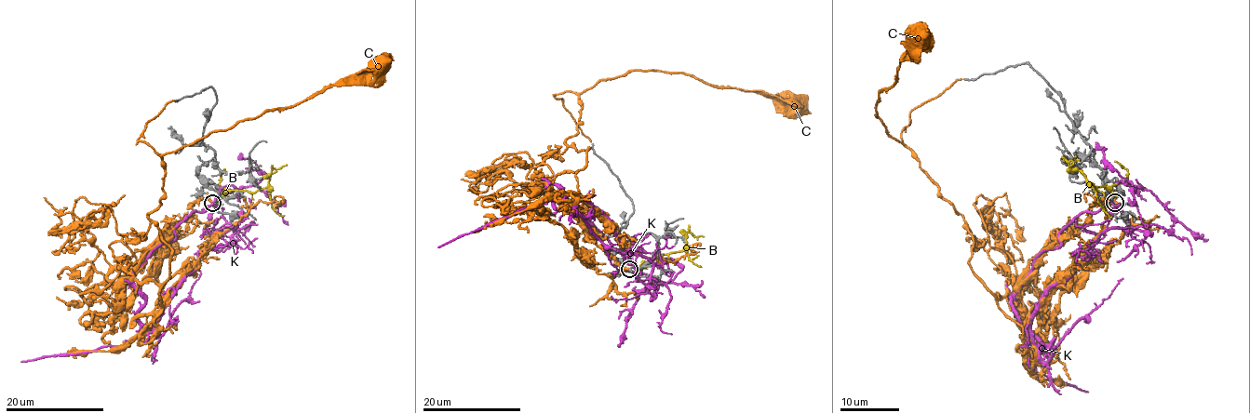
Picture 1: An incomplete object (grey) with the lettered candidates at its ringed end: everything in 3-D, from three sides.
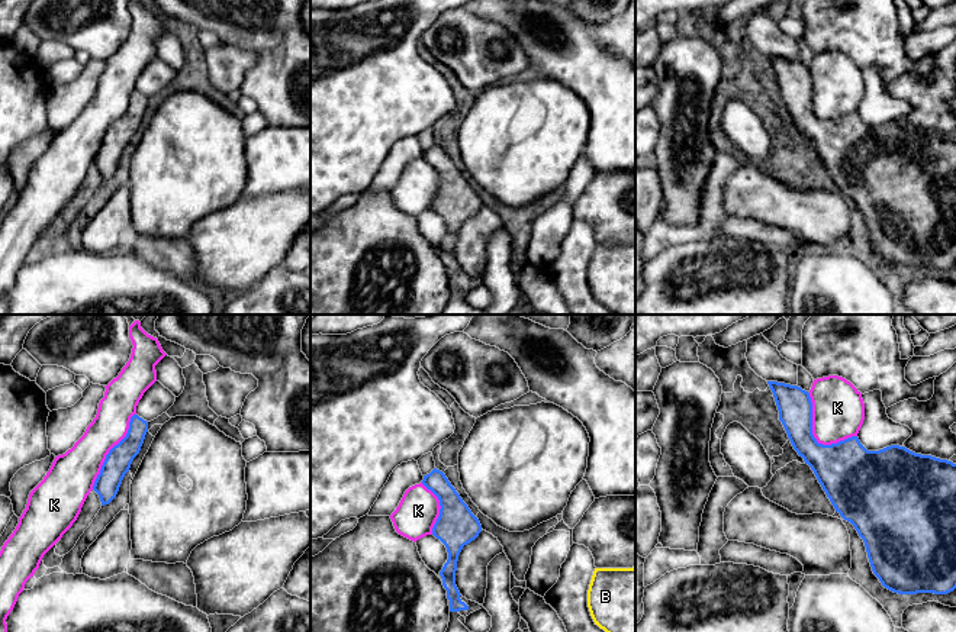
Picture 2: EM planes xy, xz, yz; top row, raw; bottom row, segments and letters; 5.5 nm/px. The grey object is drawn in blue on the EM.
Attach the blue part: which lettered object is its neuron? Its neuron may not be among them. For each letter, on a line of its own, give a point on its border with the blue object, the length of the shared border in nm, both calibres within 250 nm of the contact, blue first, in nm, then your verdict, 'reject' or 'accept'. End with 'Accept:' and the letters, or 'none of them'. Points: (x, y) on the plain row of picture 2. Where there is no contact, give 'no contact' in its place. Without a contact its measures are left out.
B: no contact; reject
C: no contact; accept
K: meets blue in yz at (813, 112); contact 360 nm long; 300 nm thick on the blue side, 280 nm on the other; reject
Accept: C

